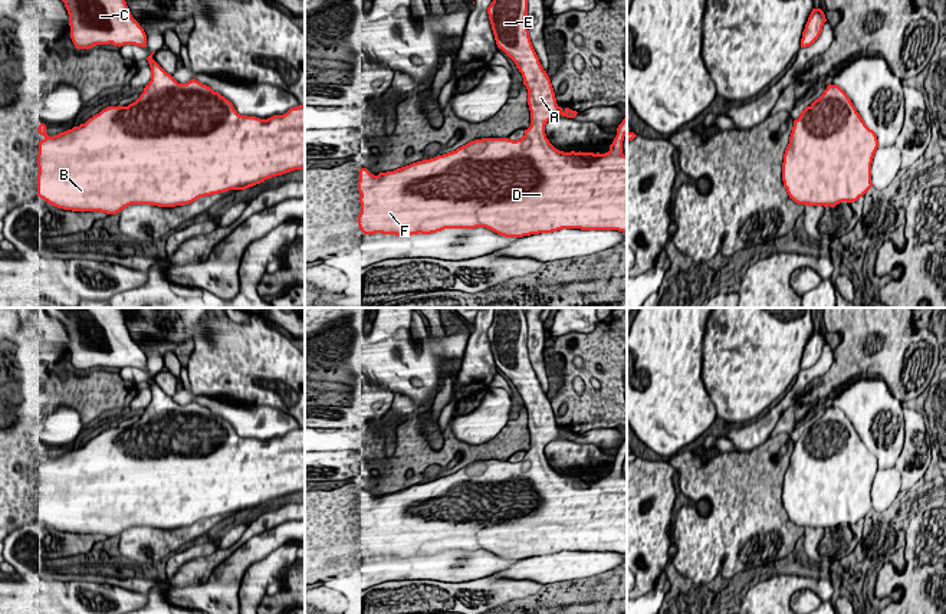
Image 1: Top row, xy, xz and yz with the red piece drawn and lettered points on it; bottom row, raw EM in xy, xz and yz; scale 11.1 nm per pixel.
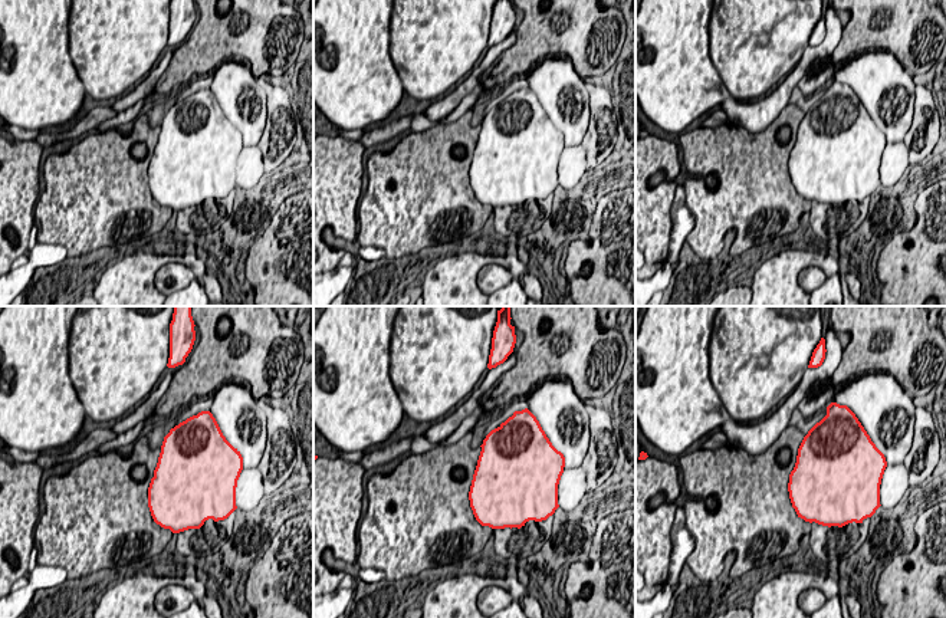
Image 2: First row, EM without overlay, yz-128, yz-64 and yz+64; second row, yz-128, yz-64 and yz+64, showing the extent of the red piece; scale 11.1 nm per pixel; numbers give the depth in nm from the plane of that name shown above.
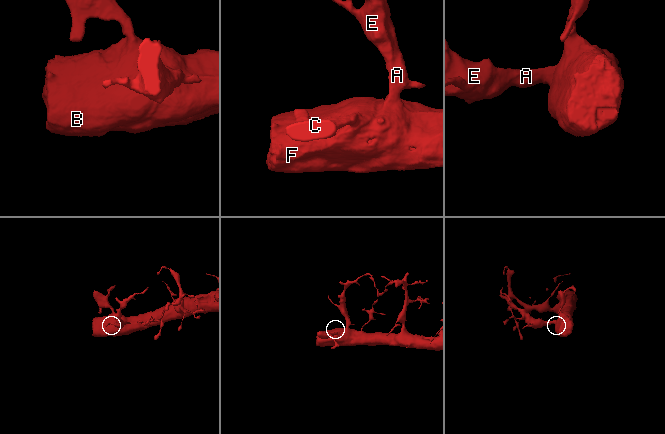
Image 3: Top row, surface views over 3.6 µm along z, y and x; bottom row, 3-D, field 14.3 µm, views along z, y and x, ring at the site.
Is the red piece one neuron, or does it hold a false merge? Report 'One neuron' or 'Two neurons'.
One neuron

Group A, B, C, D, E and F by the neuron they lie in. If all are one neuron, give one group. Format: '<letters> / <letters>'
A B C D E F

